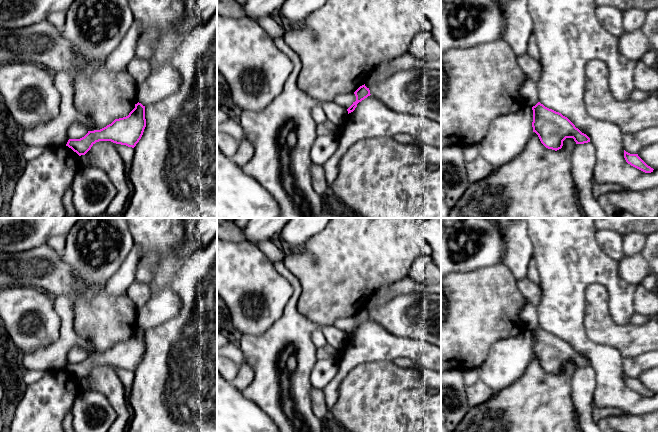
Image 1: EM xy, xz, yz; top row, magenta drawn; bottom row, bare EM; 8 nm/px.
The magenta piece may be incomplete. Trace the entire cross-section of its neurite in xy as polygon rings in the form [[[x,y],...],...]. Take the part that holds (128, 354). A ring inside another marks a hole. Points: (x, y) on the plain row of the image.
[[[138,326],[128,340],[115,343],[100,354],[88,355],[80,363],[69,363],[66,370],[79,380],[85,379],[99,365],[111,365],[134,372],[141,363],[145,351],[145,330]]]

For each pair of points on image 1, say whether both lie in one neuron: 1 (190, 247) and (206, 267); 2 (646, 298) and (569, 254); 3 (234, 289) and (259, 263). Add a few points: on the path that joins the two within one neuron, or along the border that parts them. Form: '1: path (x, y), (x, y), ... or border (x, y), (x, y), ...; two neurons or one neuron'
1: border (206, 246), (197, 249), (190, 255); two neurons
2: border (637, 285), (633, 299), (634, 312); two neurons
3: path (240, 283), (253, 269); one neuron

